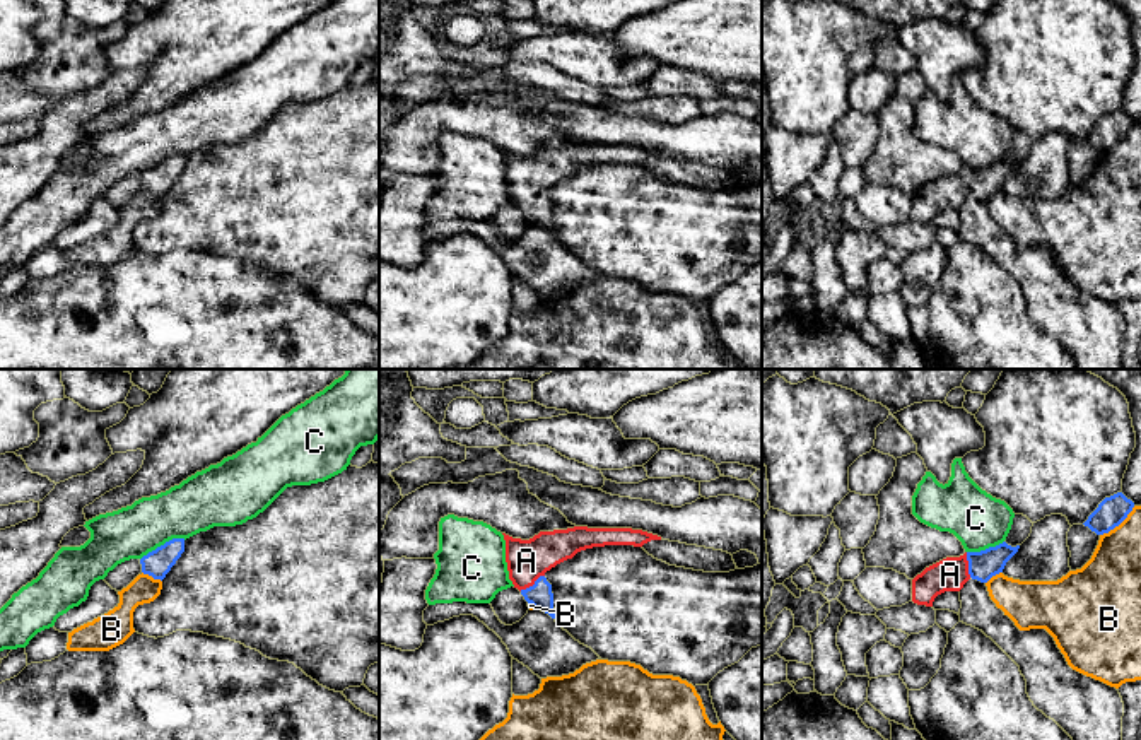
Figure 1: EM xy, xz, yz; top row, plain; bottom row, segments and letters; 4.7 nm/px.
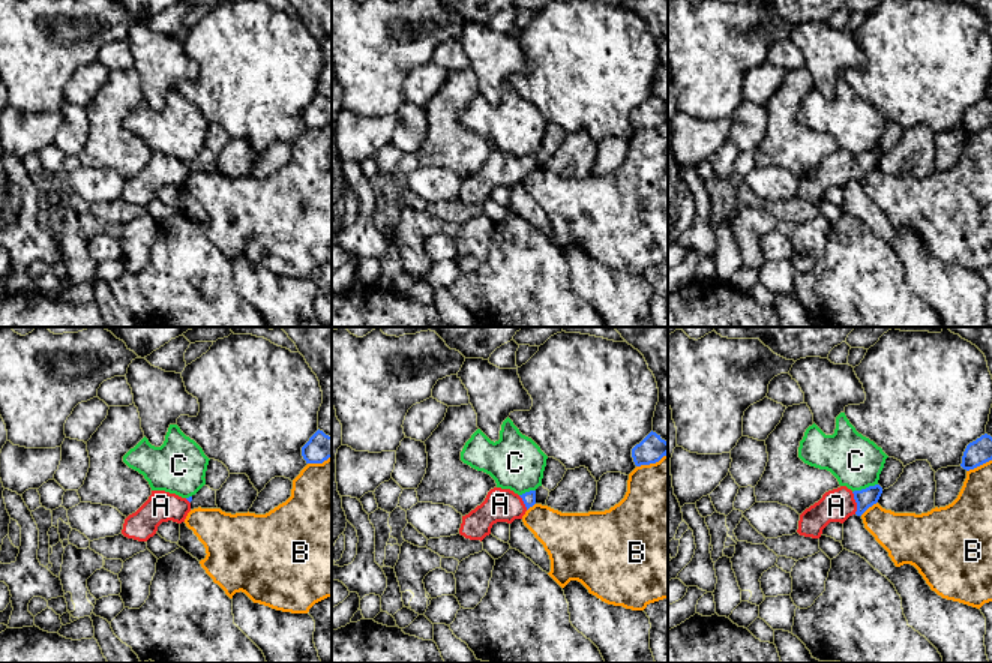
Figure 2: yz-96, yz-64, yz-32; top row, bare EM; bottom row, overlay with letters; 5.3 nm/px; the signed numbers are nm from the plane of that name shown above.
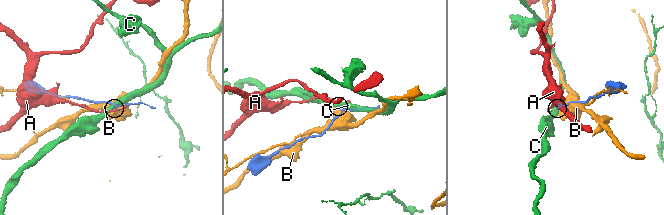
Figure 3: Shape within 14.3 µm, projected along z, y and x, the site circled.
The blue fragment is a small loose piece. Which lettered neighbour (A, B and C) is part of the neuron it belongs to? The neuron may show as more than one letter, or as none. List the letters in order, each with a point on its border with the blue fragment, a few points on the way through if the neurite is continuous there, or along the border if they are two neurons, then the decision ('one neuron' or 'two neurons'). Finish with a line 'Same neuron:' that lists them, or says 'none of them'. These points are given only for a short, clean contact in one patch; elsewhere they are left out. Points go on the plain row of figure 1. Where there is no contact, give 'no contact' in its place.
A: contact xz (533, 202); way xz (540, 212), (533, 202), (526, 190), (526, 178); one neuron
B: contact xy (152, 193); two neurons
C: contact xy (164, 161); two neurons
Same neuron: A

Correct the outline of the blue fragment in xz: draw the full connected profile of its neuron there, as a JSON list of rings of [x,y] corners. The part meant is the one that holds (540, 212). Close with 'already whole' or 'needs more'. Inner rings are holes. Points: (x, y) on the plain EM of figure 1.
[[[588,145],[540,149],[530,157],[512,156],[506,150],[506,179],[509,197],[535,226],[555,236],[552,202],[545,190],[572,176],[577,169],[605,162],[642,164],[661,154],[632,145]]] | needs more

